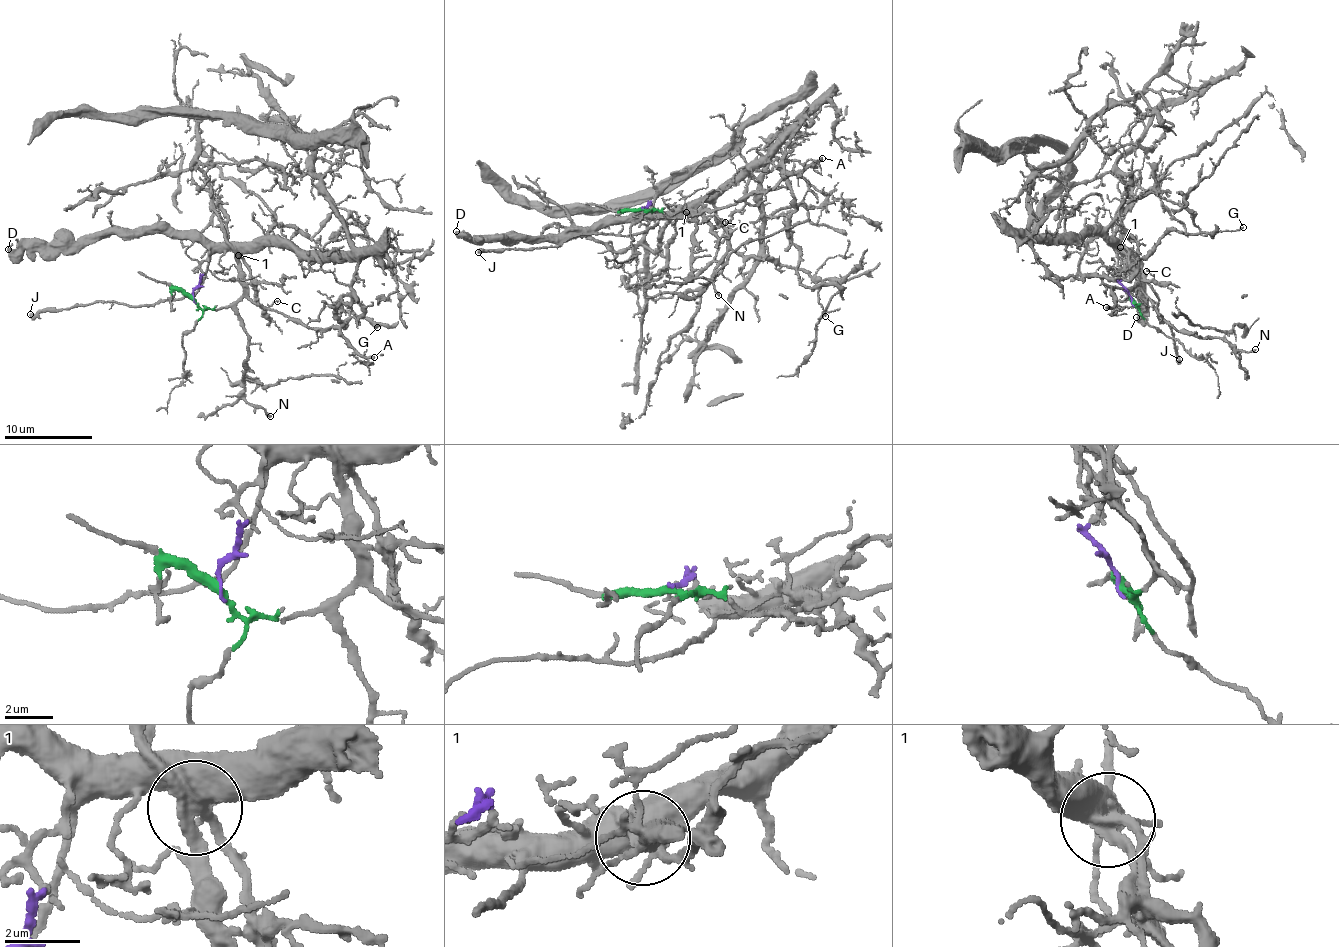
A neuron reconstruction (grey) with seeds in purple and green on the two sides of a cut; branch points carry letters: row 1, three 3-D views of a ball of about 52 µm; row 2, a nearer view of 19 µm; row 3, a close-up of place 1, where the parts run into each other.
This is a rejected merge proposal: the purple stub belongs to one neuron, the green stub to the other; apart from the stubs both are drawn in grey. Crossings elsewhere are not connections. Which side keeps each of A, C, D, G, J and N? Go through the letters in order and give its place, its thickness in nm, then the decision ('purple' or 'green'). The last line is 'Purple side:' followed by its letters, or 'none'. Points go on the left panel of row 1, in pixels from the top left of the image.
A: (374, 357) | 240 nm | green
C: (277, 301) | 110 nm | purple
D: (8, 249) | 480 nm | purple
G: (377, 327) | 150 nm | purple
J: (30, 314) | 280 nm | purple
N: (270, 416) | 170 nm | green
Purple side: C, D, G, J

